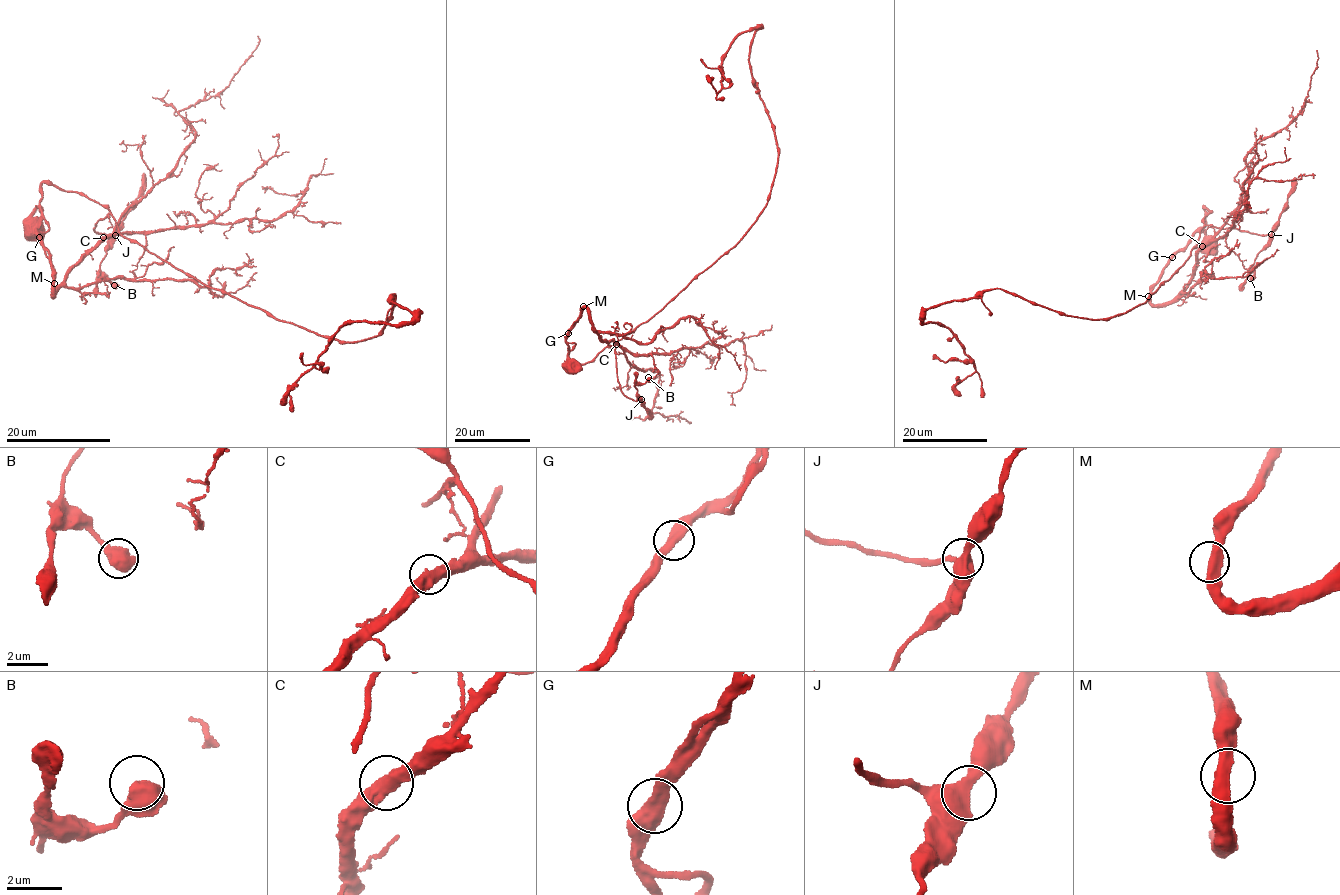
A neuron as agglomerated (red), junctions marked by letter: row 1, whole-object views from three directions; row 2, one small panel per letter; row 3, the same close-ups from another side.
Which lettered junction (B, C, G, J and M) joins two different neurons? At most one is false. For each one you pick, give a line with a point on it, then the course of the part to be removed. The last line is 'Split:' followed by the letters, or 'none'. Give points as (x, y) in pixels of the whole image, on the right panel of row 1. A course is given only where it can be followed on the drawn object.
Split: none

